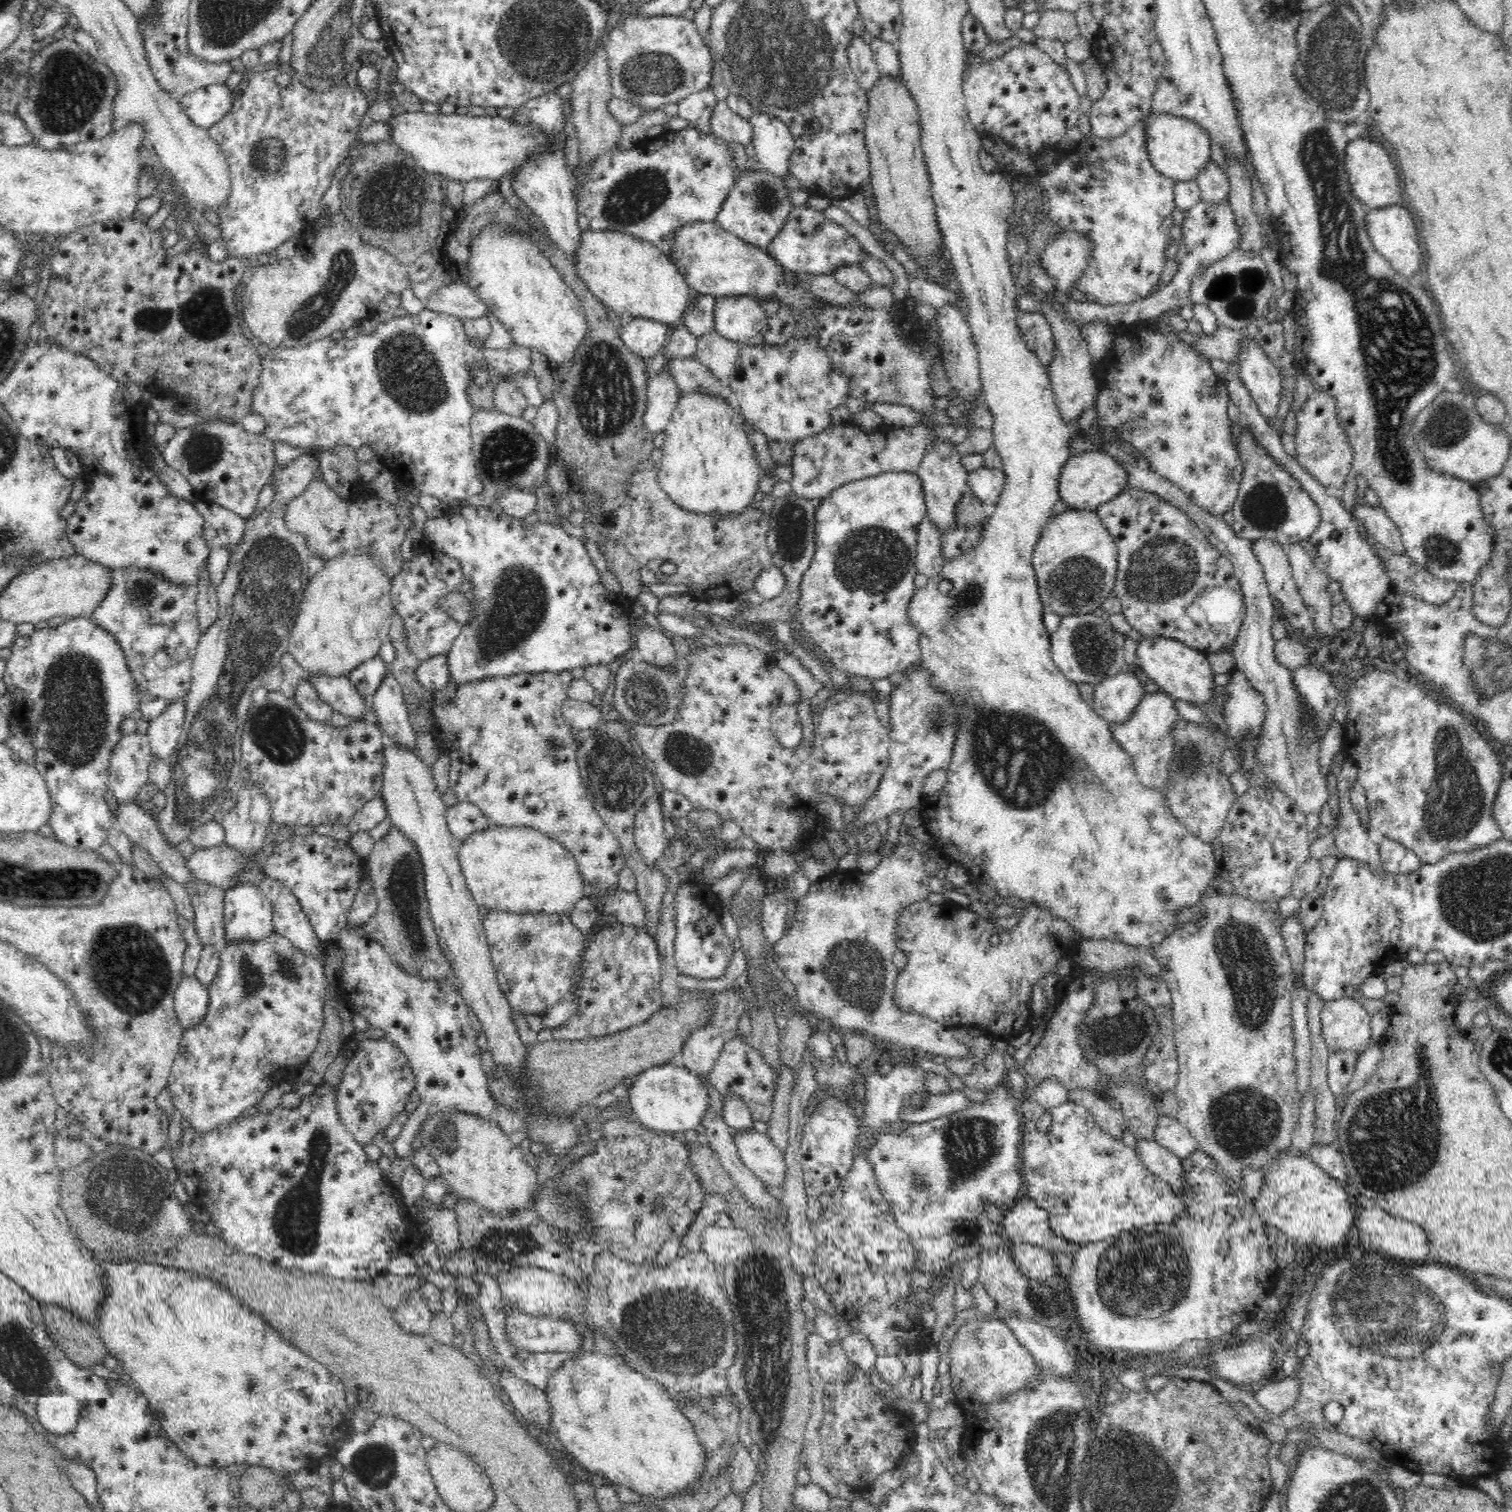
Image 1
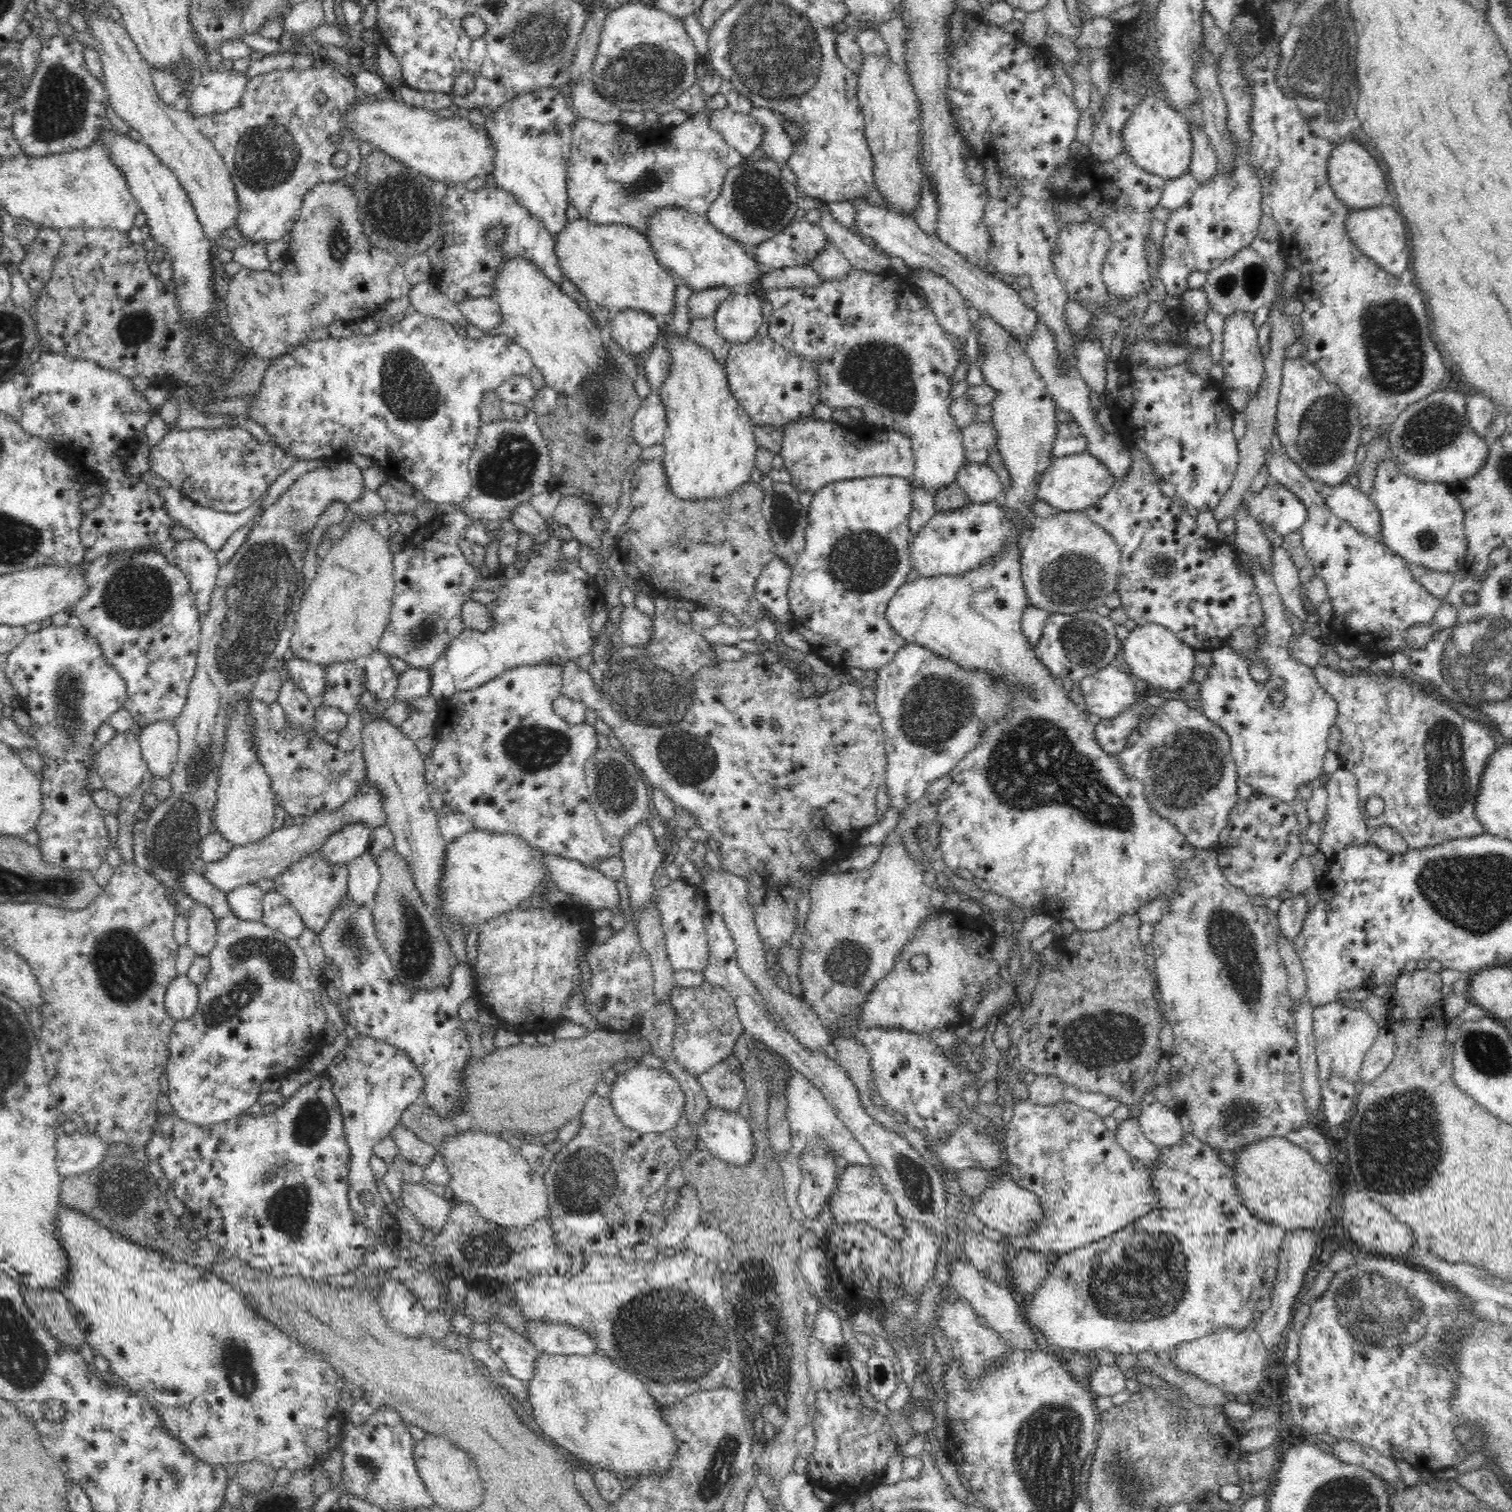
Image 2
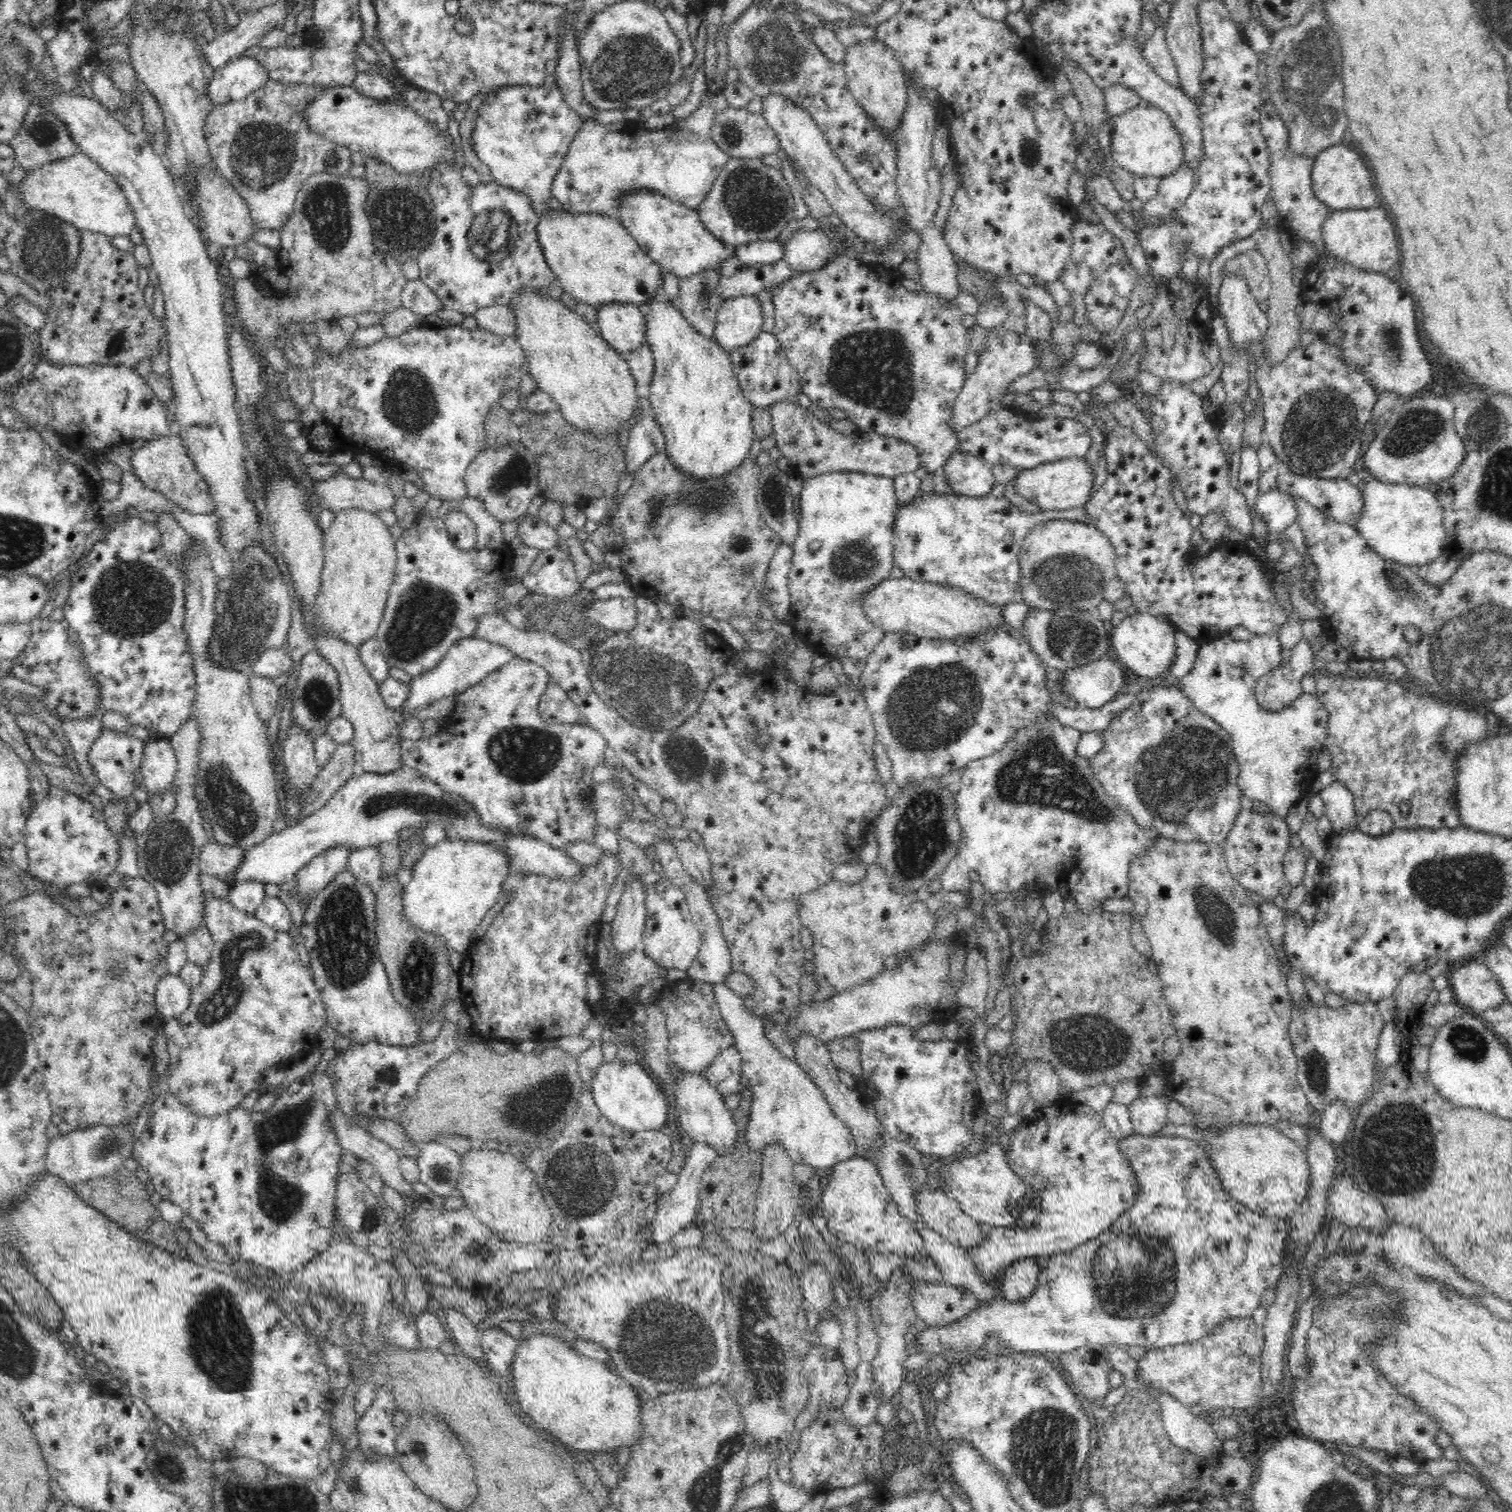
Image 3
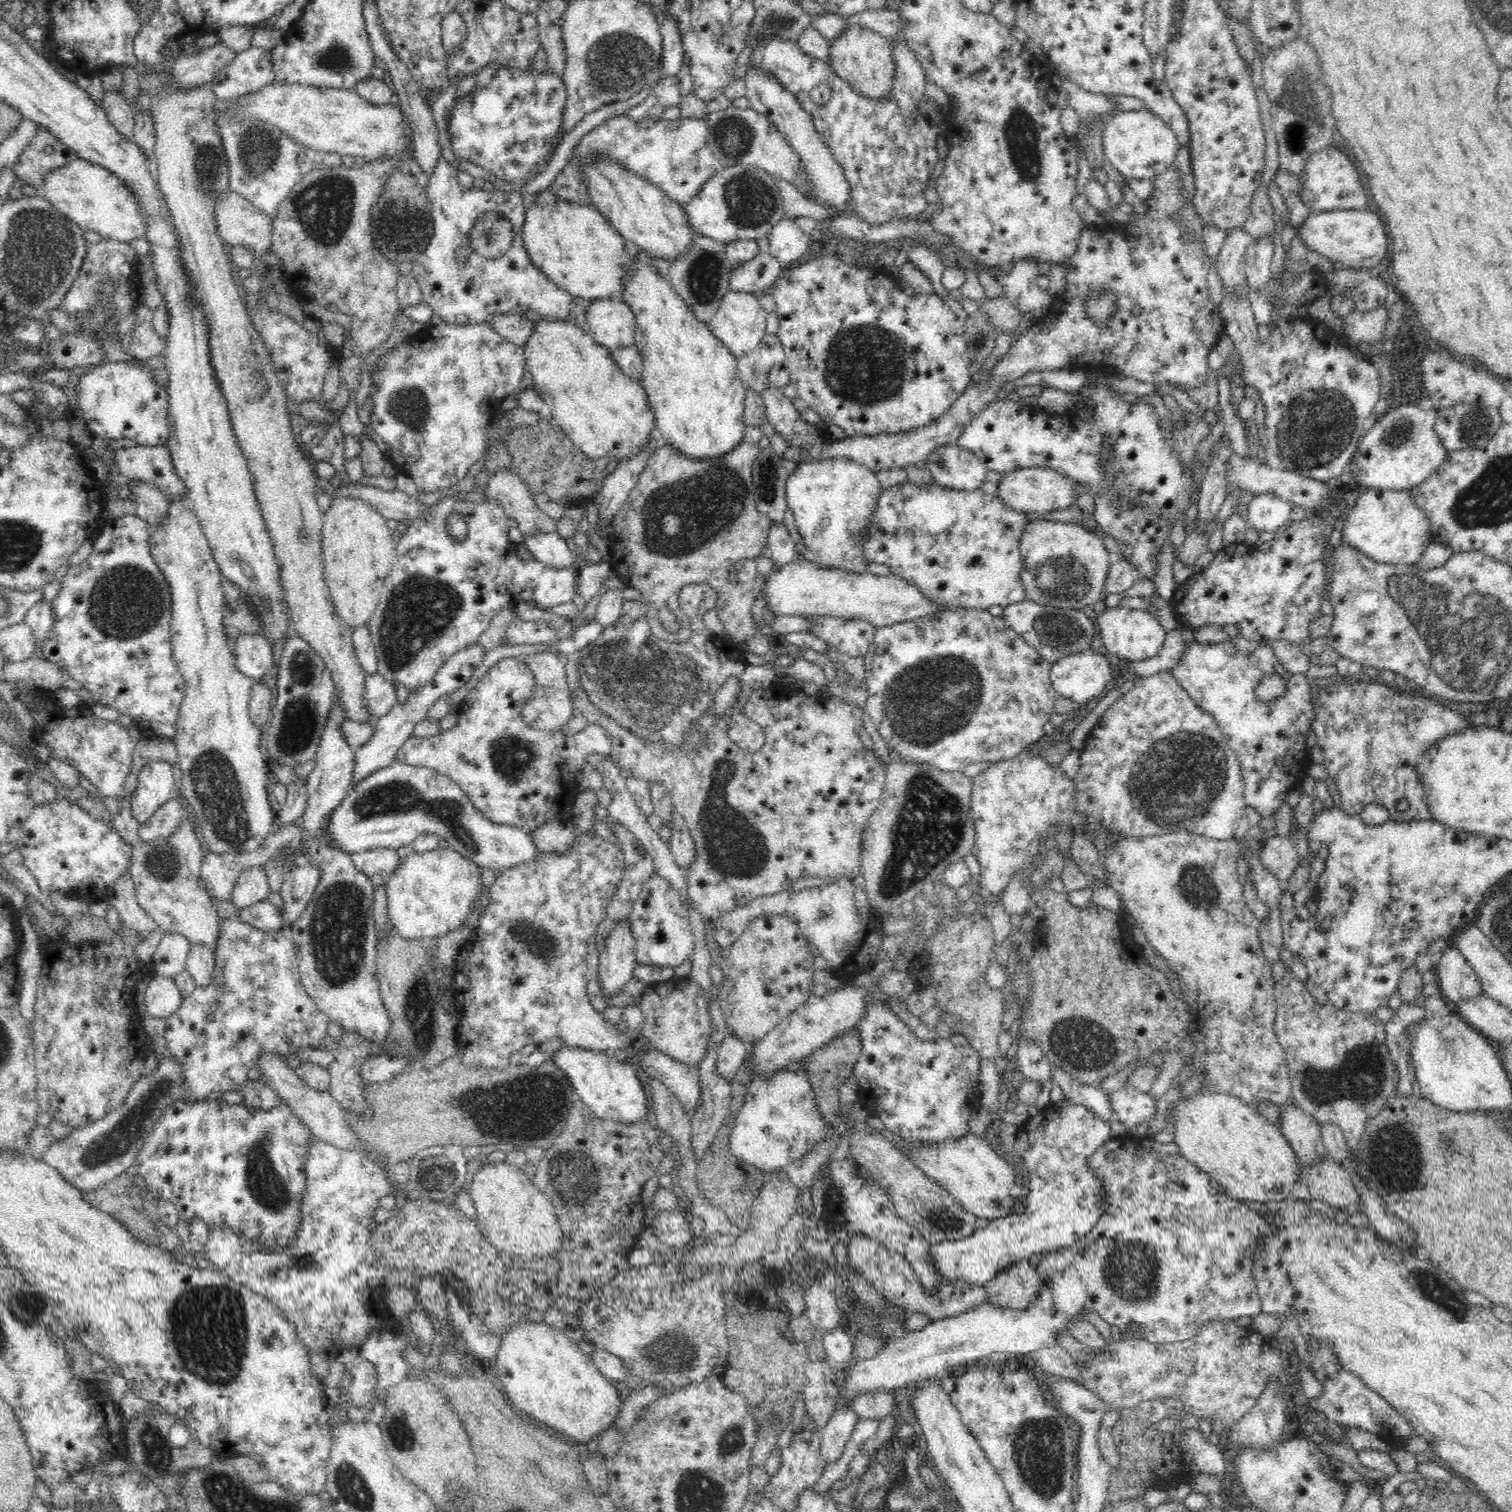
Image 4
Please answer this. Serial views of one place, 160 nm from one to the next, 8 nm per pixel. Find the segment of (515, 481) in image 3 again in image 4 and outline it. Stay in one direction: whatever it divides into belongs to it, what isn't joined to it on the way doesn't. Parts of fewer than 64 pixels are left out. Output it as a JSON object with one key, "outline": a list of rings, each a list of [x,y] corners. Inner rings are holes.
{"outline":[[[513,469],[496,472],[488,480],[488,499],[496,500],[518,522],[524,538],[557,530],[557,522],[538,509],[528,485]]]}

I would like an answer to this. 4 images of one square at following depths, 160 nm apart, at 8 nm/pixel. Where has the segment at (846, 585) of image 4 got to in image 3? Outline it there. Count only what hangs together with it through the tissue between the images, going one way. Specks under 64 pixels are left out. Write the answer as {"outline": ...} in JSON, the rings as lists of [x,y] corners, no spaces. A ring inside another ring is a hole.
{"outline":[[[885,578],[874,585],[861,602],[867,619],[886,632],[910,632],[930,639],[953,639],[975,637],[986,629],[1006,623],[1002,613],[1004,605],[988,604],[963,588],[950,588],[938,583],[915,581],[910,578]]]}

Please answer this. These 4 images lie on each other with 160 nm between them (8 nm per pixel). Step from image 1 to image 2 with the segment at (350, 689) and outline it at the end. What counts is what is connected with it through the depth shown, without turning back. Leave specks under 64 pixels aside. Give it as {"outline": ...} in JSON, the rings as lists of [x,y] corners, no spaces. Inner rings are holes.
{"outline":[[[293,657],[286,662],[289,678],[313,701],[325,691],[325,670],[319,664]]]}

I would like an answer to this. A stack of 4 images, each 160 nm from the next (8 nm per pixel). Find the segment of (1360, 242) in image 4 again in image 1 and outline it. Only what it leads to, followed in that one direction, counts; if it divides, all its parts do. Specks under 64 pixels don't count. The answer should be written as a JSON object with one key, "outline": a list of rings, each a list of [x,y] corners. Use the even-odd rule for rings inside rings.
{"outline":[[[1388,205],[1369,209],[1366,216],[1366,228],[1373,247],[1392,265],[1392,268],[1408,278],[1422,266],[1424,252],[1420,248],[1420,236],[1410,212],[1404,206]]]}

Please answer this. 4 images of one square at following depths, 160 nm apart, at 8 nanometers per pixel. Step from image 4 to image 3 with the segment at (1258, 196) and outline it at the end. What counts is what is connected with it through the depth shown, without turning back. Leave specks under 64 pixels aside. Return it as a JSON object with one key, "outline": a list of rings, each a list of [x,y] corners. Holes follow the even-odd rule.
{"outline":[[[1264,224],[1255,230],[1254,234],[1251,236],[1256,243],[1257,249],[1264,255],[1266,259],[1269,275],[1271,279],[1271,293],[1268,300],[1265,303],[1266,314],[1268,315],[1268,330],[1263,338],[1264,343],[1264,357],[1266,357],[1266,362],[1268,365],[1278,366],[1285,358],[1287,354],[1290,354],[1290,351],[1293,347],[1298,346],[1300,343],[1300,330],[1301,322],[1297,317],[1297,306],[1300,304],[1301,300],[1301,287],[1295,286],[1292,282],[1292,269],[1295,267],[1291,261],[1290,255],[1286,255],[1282,249],[1282,244],[1280,243],[1280,237],[1278,236],[1278,228],[1269,228],[1268,224]]]}

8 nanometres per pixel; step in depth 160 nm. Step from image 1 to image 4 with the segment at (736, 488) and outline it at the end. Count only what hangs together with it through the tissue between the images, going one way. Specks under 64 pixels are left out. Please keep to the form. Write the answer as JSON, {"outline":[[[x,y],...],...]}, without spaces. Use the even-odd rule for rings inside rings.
{"outline":[[[638,257],[629,264],[629,269],[625,272],[623,278],[623,291],[621,292],[619,299],[623,300],[630,308],[636,317],[636,330],[634,331],[634,346],[641,352],[643,361],[642,380],[641,385],[645,388],[648,404],[655,419],[655,427],[658,428],[660,434],[668,440],[668,444],[676,448],[680,453],[692,458],[693,460],[716,460],[720,456],[726,456],[726,454],[732,452],[738,448],[740,442],[744,440],[745,428],[744,425],[744,401],[746,394],[746,386],[742,383],[741,378],[737,373],[737,358],[726,348],[726,345],[716,338],[712,331],[710,331],[707,323],[694,317],[692,309],[688,307],[686,302],[682,300],[682,297],[678,295],[678,291],[672,287],[671,282],[666,280],[664,276],[660,275],[658,269],[652,268],[649,260],[639,260]]]}

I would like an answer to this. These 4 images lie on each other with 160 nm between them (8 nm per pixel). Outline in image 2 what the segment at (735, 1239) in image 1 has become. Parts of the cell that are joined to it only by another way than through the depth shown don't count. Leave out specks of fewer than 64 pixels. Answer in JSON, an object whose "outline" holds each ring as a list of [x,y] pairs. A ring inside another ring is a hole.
{"outline":[[[712,1221],[698,1224],[682,1242],[682,1247],[690,1252],[690,1256],[702,1256],[702,1260],[712,1260],[718,1262],[718,1268],[722,1270],[722,1275],[726,1268],[730,1268],[728,1262],[732,1258],[732,1244],[722,1236],[722,1230]]]}

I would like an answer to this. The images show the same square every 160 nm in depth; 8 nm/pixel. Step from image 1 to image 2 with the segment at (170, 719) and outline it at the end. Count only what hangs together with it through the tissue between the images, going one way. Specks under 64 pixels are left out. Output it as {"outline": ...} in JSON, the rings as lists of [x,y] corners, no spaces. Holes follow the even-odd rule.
{"outline":[[[156,722],[142,727],[139,734],[142,758],[146,761],[149,775],[158,778],[170,778],[176,766],[179,752],[179,734],[174,722]]]}

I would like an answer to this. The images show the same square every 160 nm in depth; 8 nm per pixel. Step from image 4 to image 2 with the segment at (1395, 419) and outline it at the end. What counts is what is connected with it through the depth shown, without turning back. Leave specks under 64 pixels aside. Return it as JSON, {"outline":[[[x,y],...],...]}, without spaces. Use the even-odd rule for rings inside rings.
{"outline":[[[1435,390],[1428,396],[1410,404],[1398,415],[1387,443],[1387,458],[1396,463],[1399,471],[1406,476],[1426,483],[1450,484],[1475,475],[1488,460],[1490,446],[1482,437],[1478,437],[1468,421],[1466,412],[1467,398],[1460,392]]]}

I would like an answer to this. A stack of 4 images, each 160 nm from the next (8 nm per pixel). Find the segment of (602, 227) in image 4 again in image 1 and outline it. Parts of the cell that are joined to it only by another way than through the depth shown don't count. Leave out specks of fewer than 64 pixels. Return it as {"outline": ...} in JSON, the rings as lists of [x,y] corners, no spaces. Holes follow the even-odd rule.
{"outline":[[[582,230],[574,263],[577,276],[587,284],[591,293],[600,300],[600,303],[608,307],[612,316],[630,314],[634,318],[642,317],[675,327],[682,323],[683,314],[694,295],[691,286],[684,280],[682,273],[678,272],[668,254],[646,239],[637,239],[624,232]]]}

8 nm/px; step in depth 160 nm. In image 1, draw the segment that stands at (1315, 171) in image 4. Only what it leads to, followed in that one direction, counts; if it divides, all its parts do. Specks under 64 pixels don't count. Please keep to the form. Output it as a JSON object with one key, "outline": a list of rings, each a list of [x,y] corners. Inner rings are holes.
{"outline":[[[1364,135],[1347,144],[1345,155],[1345,169],[1352,192],[1368,209],[1400,204],[1402,188],[1400,188],[1398,170],[1386,149],[1374,142],[1371,137]]]}

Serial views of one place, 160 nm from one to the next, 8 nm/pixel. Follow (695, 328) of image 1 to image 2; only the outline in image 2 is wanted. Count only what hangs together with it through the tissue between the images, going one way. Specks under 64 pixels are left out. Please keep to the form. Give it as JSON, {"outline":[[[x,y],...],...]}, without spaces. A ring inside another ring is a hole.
{"outline":[[[714,287],[701,291],[694,291],[688,300],[688,315],[690,320],[695,318],[713,317],[728,296],[732,296],[738,290],[736,288]]]}

